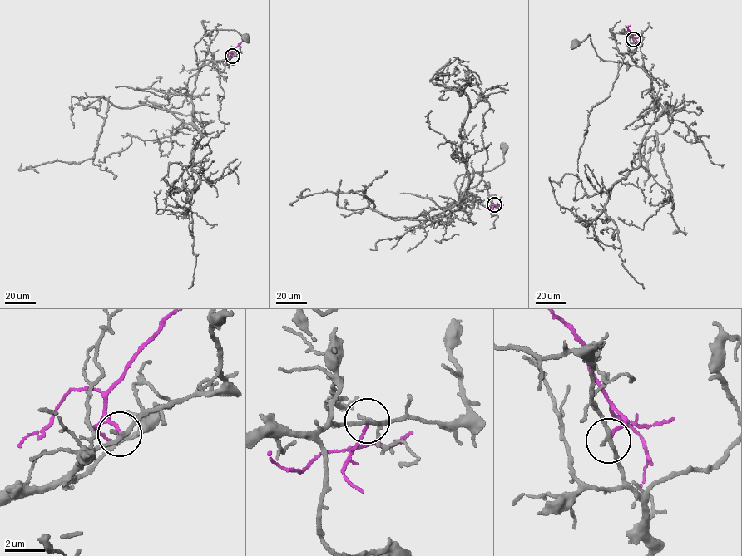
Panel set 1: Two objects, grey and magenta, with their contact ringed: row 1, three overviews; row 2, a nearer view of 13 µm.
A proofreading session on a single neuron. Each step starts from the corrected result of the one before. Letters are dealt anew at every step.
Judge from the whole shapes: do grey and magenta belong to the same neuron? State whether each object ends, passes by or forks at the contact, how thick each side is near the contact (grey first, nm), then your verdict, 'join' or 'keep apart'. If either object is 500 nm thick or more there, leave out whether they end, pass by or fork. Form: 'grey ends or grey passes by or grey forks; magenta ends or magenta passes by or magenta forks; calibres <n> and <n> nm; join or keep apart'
grey passes by; magenta ends; calibres 200 and 140 nm; keep apart

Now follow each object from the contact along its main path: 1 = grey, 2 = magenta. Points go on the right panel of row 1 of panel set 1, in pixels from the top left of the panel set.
1: (633, 39), (635, 47), (630, 56), (636, 66), (601, 59), (591, 41), (591, 35), (573, 44)
2: (633, 39), (628, 28), (630, 25)

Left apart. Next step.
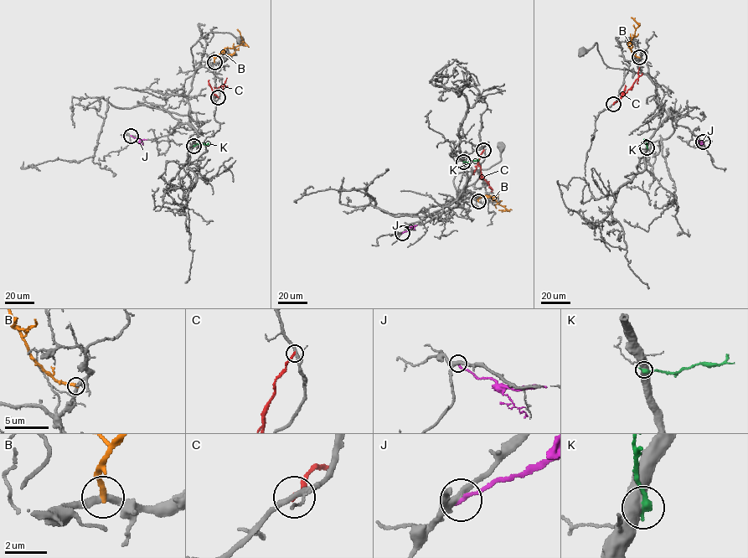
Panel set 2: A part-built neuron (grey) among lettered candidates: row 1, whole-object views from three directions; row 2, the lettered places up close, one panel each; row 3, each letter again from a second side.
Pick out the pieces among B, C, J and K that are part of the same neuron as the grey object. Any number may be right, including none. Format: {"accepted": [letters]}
{"accepted": []}

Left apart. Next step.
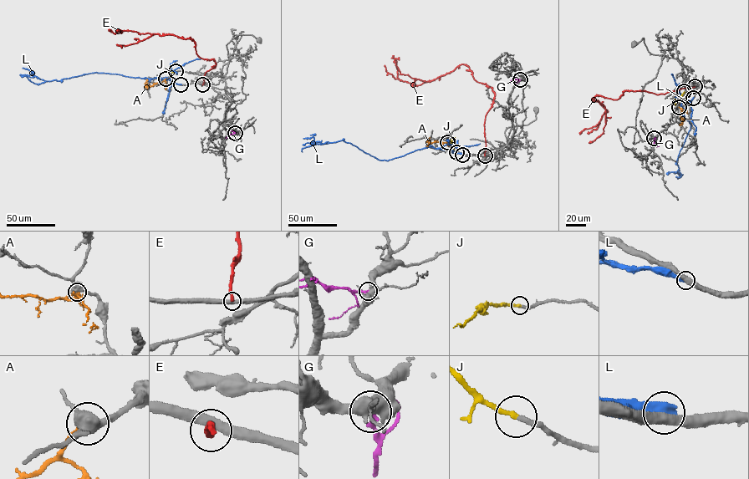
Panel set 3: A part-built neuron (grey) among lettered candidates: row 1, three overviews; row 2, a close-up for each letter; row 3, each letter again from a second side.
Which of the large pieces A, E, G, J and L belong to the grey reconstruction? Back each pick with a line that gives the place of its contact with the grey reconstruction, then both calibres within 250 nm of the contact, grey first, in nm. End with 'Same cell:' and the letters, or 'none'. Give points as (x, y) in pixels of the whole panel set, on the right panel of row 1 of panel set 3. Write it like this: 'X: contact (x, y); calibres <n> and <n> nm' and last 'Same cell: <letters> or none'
J: contact (684, 91); calibres 260 and 240 nm
Same cell: J

